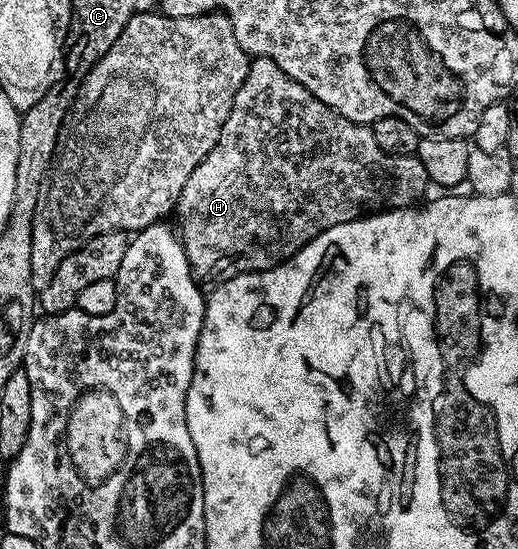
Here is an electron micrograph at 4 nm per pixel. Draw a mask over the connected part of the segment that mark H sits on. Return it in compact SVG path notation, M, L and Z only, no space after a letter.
M256 57L248 65L247 75L233 100L233 108L221 128L221 136L217 144L209 152L209 156L205 156L205 160L201 160L201 164L193 168L189 180L185 180L185 188L181 188L173 214L174 217L179 217L178 238L183 242L191 273L196 279L215 278L214 281L220 283L238 274L247 274L251 270L268 270L279 265L287 258L292 258L302 246L312 242L318 234L337 224L345 224L353 221L354 218L364 217L368 212L410 207L416 200L422 199L427 182L427 173L418 156L389 155L383 152L374 140L374 132L370 125L341 116L333 108L317 100L317 96L310 94L301 84L297 84L297 80L281 72L281 68L273 64L273 60Z

